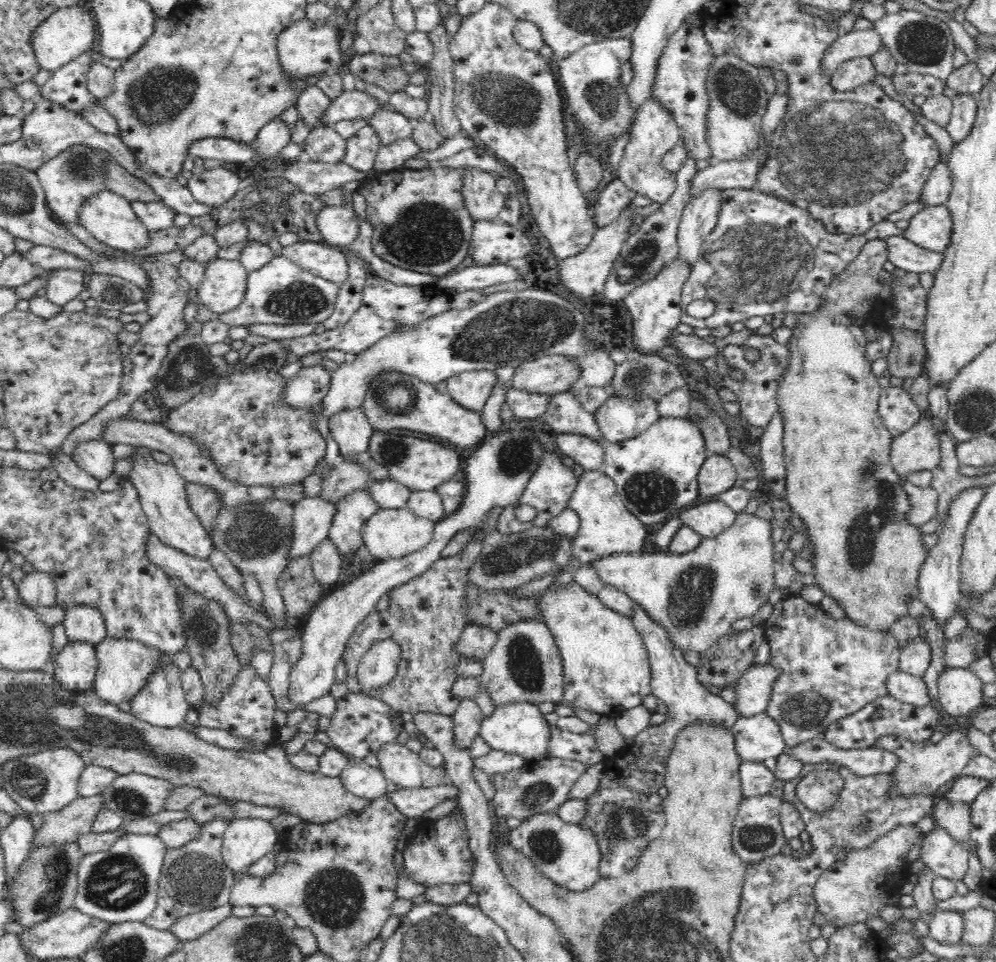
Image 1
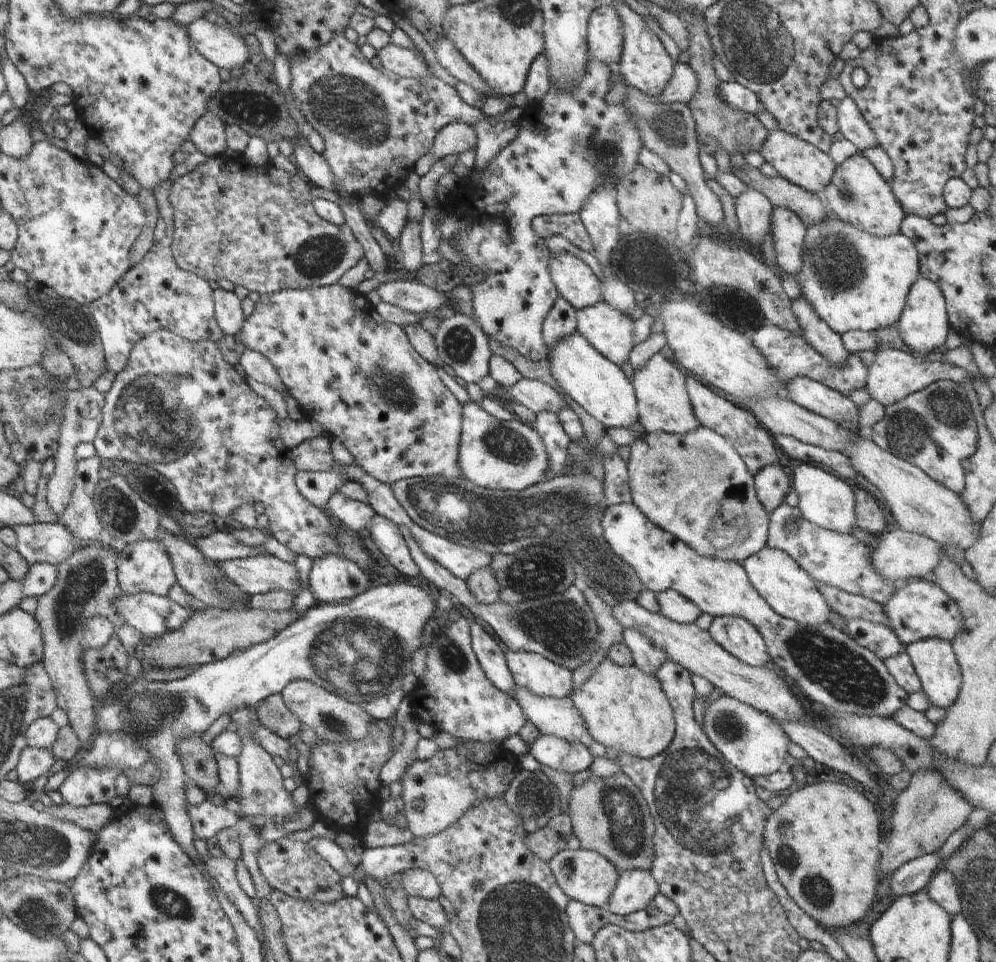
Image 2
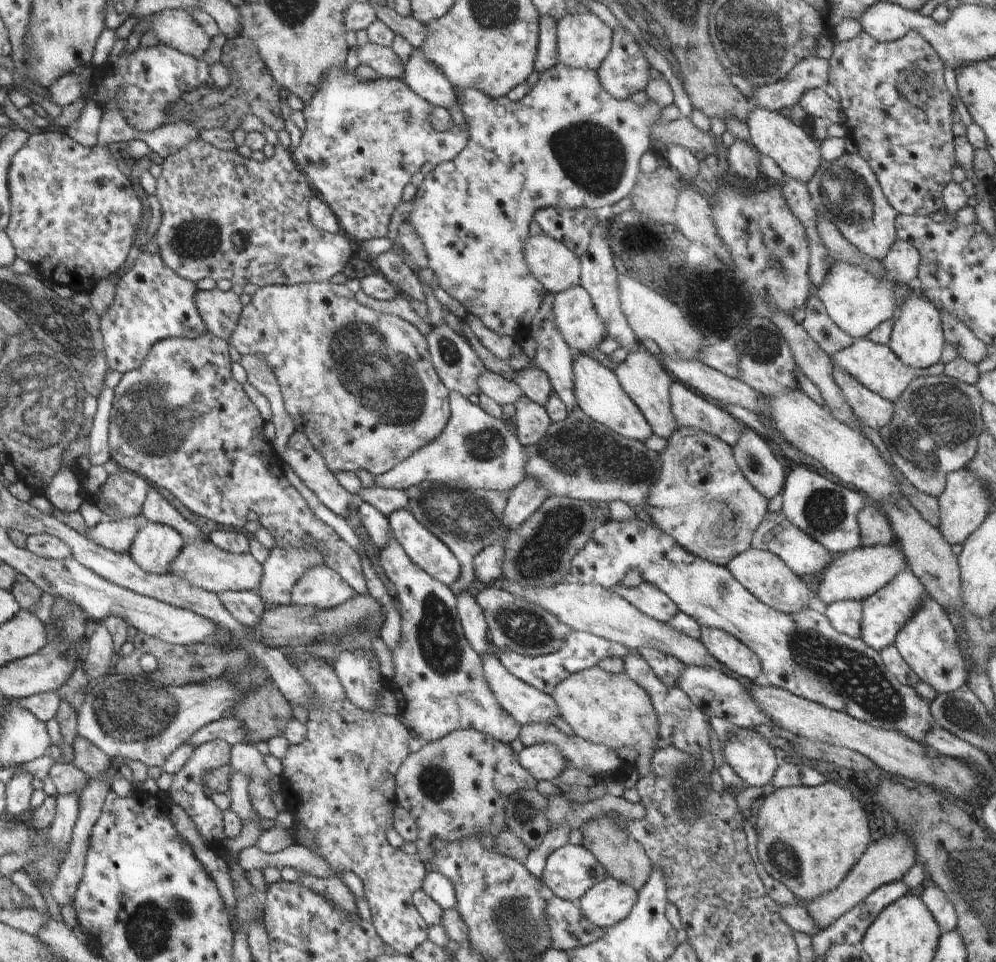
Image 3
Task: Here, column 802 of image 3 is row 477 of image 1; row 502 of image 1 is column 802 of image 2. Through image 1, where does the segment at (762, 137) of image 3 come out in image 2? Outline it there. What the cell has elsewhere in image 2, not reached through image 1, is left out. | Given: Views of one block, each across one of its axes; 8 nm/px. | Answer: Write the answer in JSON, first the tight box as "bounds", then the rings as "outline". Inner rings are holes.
{"bounds":[759,129,837,196],"outline":[[[780,129],[769,132],[759,152],[768,164],[774,166],[776,172],[783,179],[820,196],[824,194],[825,188],[833,179],[834,171],[837,170],[837,164],[830,158],[829,154],[818,150],[813,144],[801,141]]]}

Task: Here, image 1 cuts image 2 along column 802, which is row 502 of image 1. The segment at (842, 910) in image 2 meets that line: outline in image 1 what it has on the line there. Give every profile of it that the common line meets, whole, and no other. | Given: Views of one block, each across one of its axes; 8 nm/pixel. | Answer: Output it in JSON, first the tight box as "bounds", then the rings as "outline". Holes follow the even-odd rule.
{"bounds":[776,240,928,630],"outline":[[[870,240],[862,248],[860,255],[848,264],[848,268],[840,274],[836,274],[828,290],[822,294],[824,299],[823,306],[814,313],[804,313],[798,322],[794,324],[792,329],[792,338],[789,340],[790,347],[790,364],[786,368],[786,372],[782,374],[780,386],[778,386],[778,396],[776,396],[776,404],[778,405],[778,413],[782,413],[784,417],[784,461],[787,466],[787,485],[785,490],[785,499],[792,511],[804,521],[806,525],[806,541],[814,550],[814,557],[811,560],[814,572],[813,575],[817,580],[817,585],[831,596],[838,604],[842,606],[846,618],[852,622],[856,622],[857,626],[863,626],[870,630],[889,630],[890,626],[903,616],[908,615],[908,602],[910,598],[919,598],[920,589],[918,589],[918,574],[920,568],[924,564],[925,558],[928,558],[928,552],[924,547],[922,532],[918,530],[919,526],[908,523],[908,514],[910,514],[910,499],[902,487],[902,477],[893,469],[890,461],[891,444],[893,441],[892,433],[883,425],[878,409],[879,398],[881,393],[878,379],[872,374],[872,362],[865,357],[866,336],[859,326],[859,321],[868,320],[874,310],[874,306],[878,306],[878,300],[874,299],[882,290],[884,280],[880,277],[880,272],[885,262],[889,260],[889,251],[887,240]]]}

